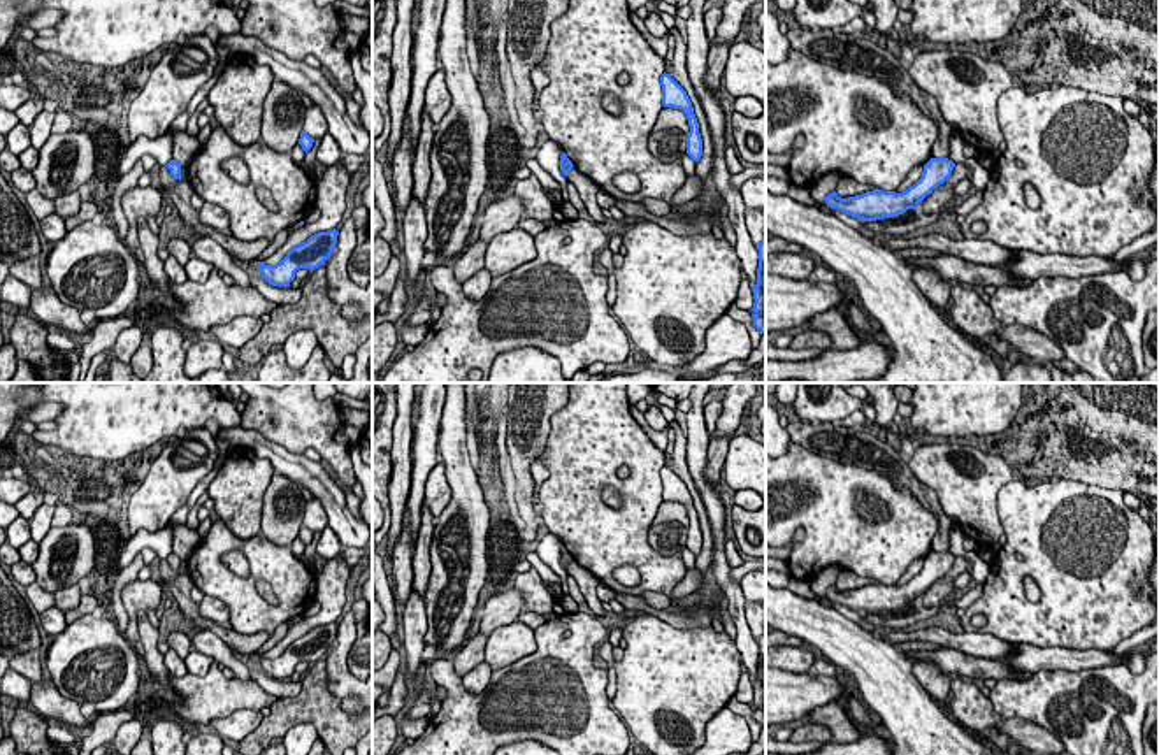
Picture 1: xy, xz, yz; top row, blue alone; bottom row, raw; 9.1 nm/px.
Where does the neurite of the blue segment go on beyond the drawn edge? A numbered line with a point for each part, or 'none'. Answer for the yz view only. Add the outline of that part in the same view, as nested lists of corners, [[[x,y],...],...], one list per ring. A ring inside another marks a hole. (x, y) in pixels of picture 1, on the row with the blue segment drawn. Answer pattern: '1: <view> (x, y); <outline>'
none

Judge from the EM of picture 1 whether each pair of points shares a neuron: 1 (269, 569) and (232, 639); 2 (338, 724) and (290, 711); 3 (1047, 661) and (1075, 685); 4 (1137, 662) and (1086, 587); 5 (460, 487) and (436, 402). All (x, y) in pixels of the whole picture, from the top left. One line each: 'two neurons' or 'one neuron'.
1: two neurons
2: one neuron
3: two neurons
4: two neurons
5: two neurons

